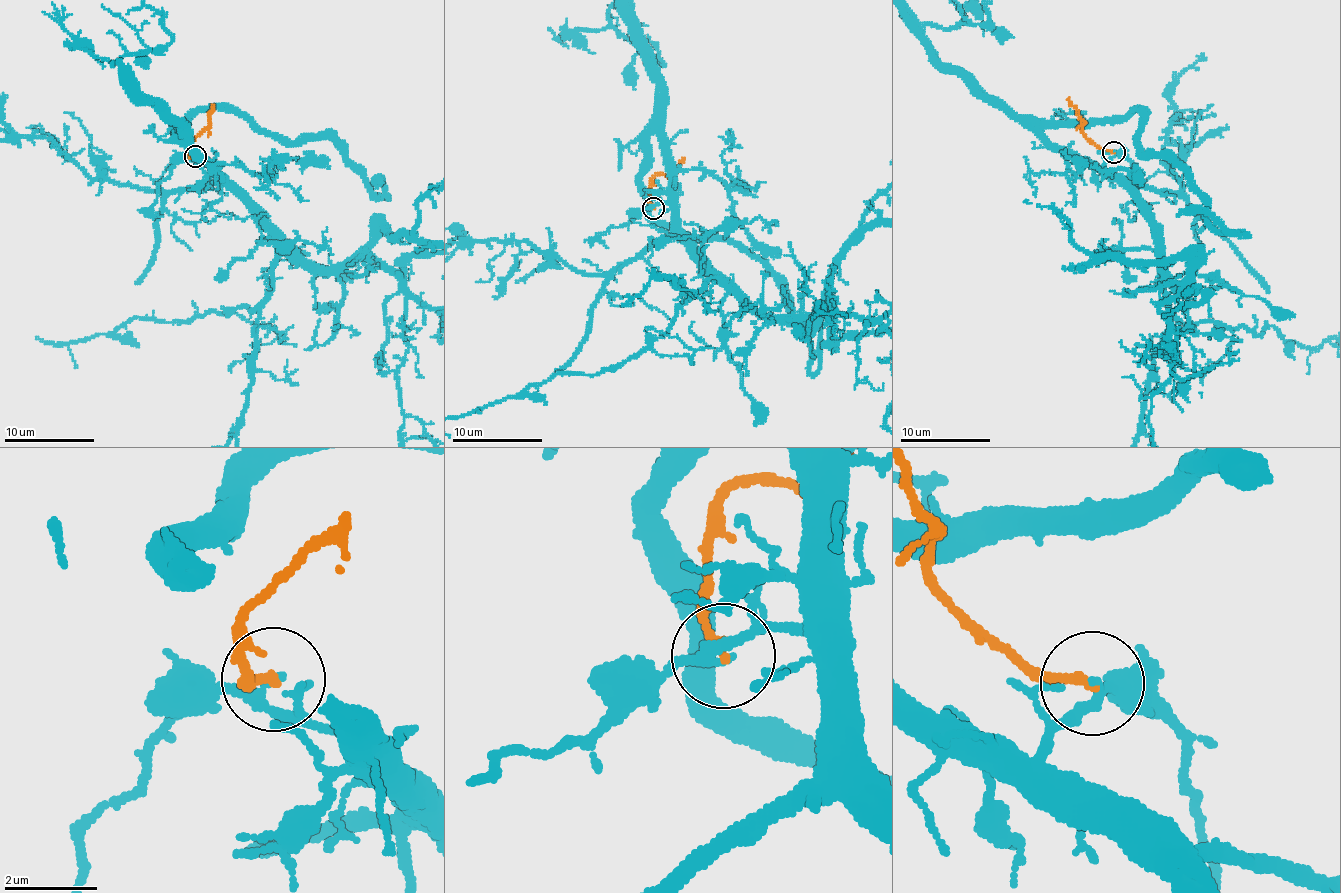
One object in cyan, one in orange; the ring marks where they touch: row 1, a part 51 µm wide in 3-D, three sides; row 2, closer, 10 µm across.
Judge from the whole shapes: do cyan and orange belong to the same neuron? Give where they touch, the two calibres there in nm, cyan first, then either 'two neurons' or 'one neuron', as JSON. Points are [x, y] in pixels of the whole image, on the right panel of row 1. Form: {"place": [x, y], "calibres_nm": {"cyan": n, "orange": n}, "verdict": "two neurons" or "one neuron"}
{"place": [1114, 152], "calibres_nm": {"cyan": 200, "orange": 190}, "verdict": "two neurons"}

